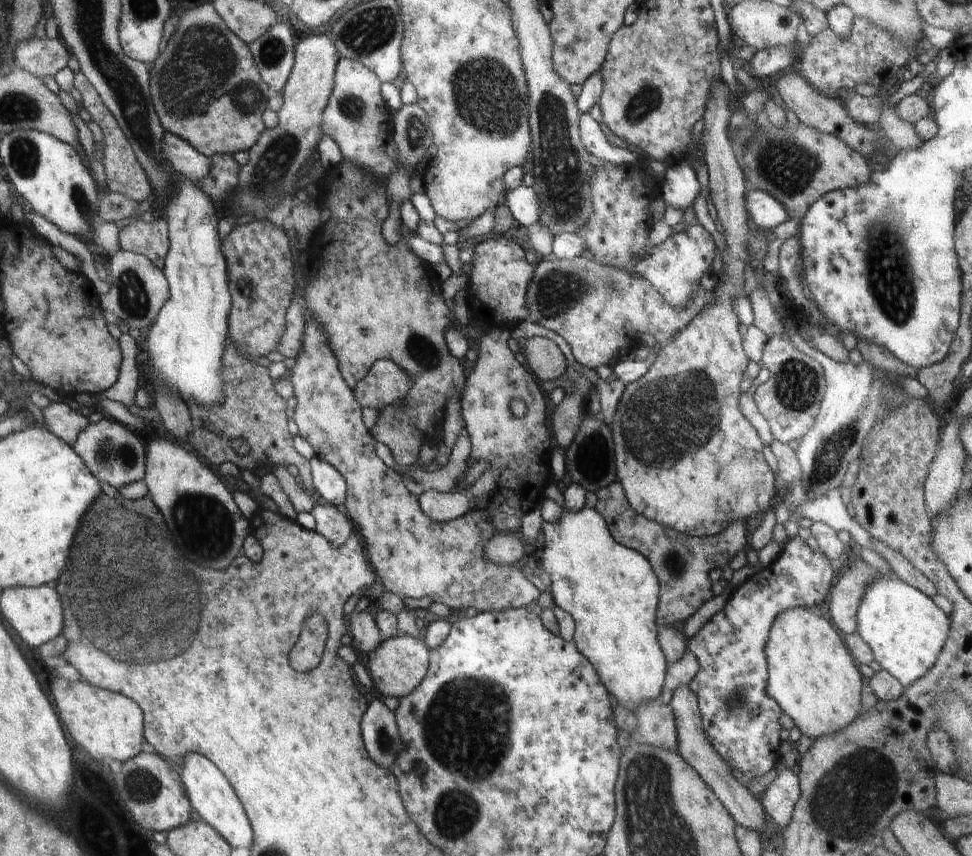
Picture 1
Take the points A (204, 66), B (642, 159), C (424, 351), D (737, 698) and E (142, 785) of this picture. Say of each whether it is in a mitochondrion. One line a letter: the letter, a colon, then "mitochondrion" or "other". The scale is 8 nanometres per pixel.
A: mitochondrion
B: other
C: mitochondrion
D: mitochondrion
E: mitochondrion

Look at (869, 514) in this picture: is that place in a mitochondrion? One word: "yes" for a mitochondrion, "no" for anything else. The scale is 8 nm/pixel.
no

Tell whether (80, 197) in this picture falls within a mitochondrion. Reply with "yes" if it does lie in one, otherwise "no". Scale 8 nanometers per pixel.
yes

